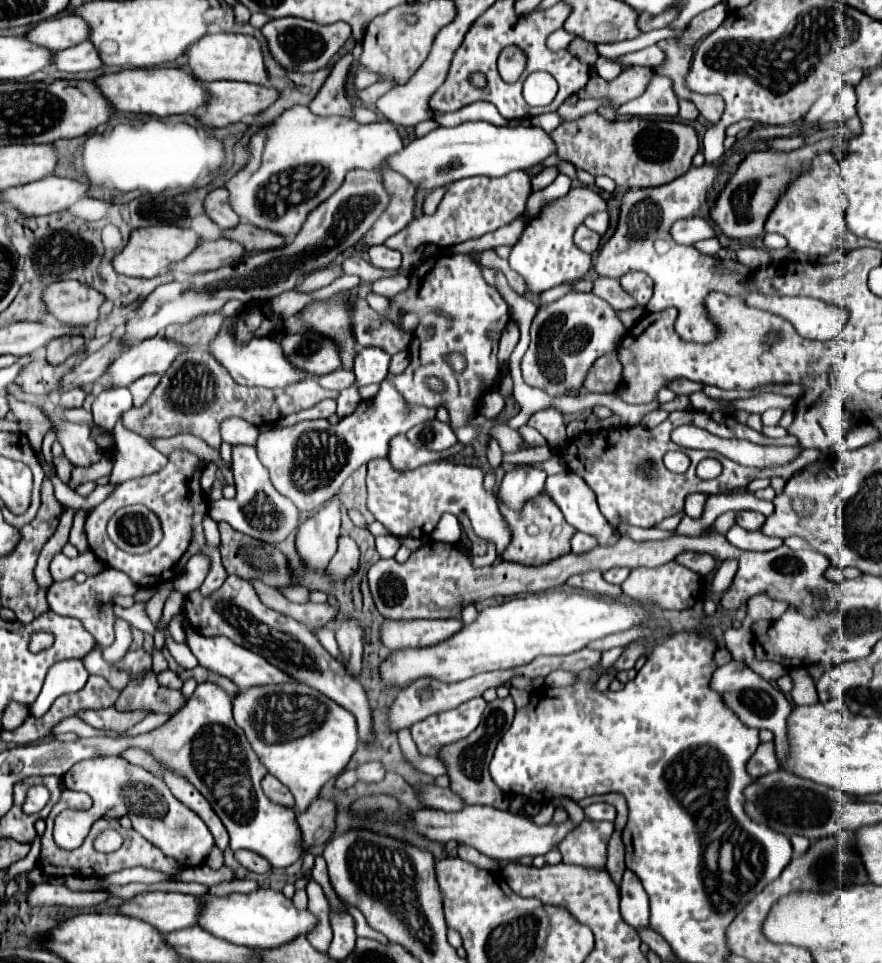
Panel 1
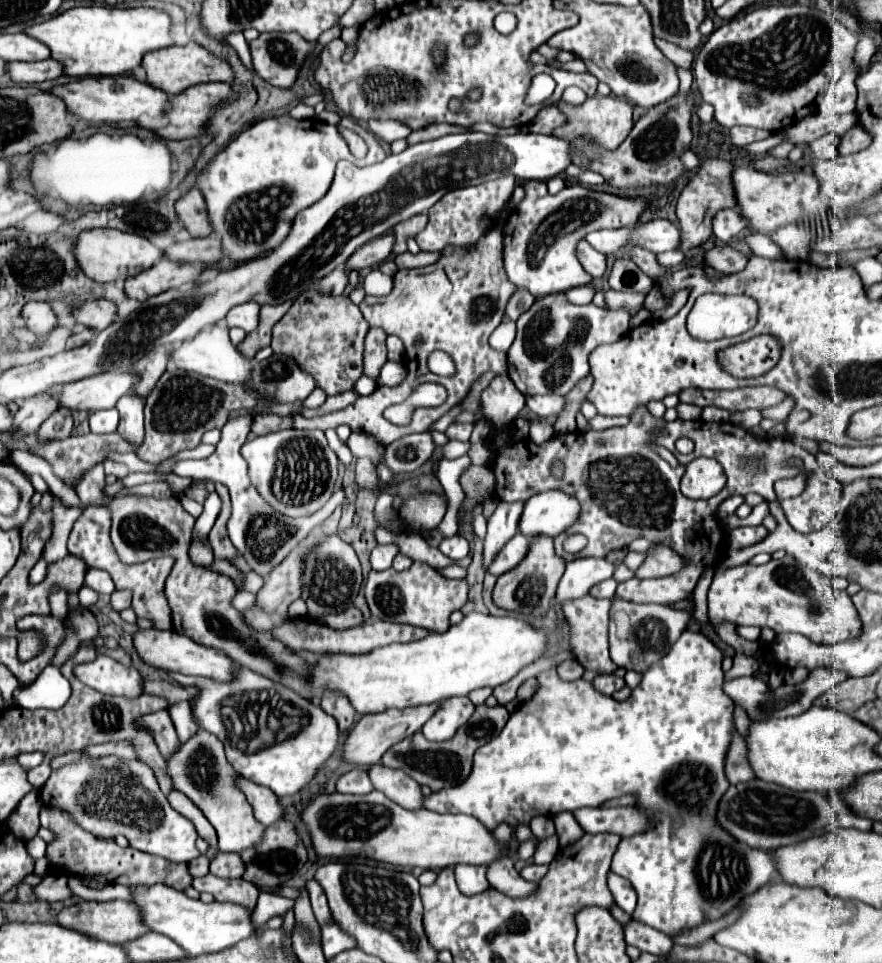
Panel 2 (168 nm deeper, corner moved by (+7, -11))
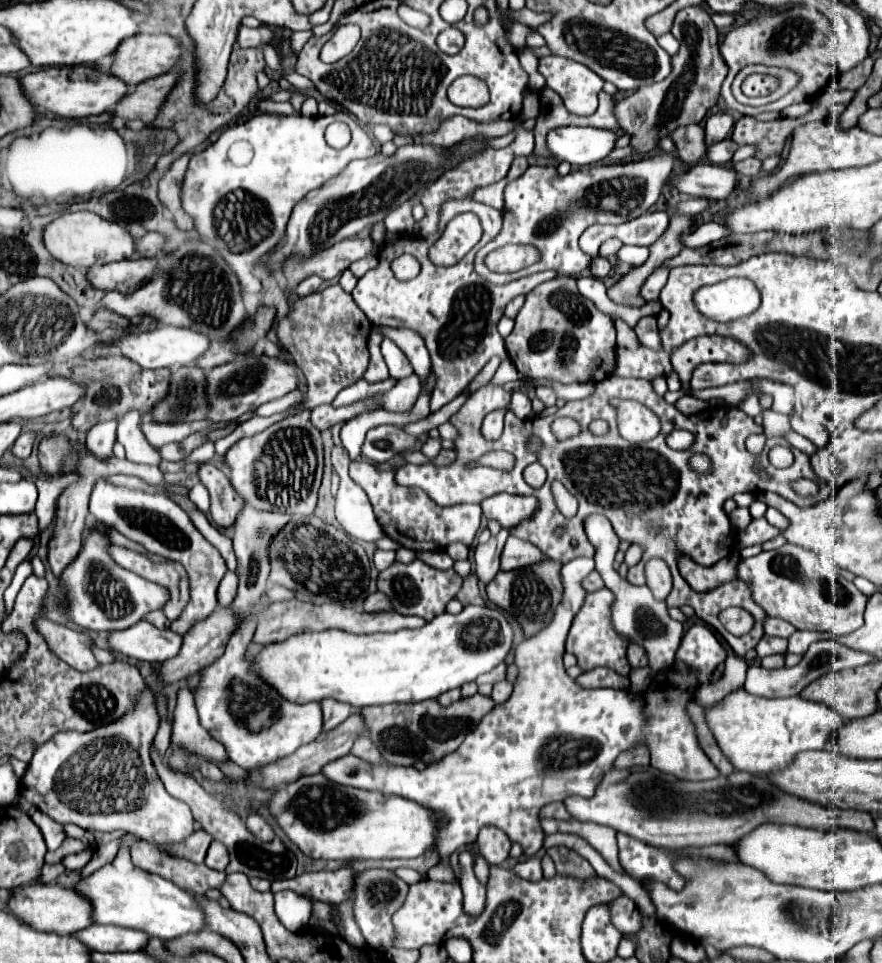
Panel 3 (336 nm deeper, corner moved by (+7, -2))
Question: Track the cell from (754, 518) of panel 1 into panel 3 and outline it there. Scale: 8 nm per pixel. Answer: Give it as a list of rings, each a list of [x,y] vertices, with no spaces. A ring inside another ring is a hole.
[[[764,517],[762,519],[752,519],[752,523],[738,533],[738,543],[742,547],[756,545],[756,543],[762,545],[762,543],[770,541],[776,535],[780,535],[780,529],[776,529],[774,525],[770,525]]]

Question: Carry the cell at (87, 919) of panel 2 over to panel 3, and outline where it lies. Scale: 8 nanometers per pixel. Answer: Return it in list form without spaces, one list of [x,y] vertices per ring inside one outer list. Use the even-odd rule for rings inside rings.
[[[30,885],[22,891],[16,891],[12,895],[12,901],[8,903],[8,911],[14,913],[18,919],[30,923],[32,927],[44,929],[44,931],[58,931],[58,935],[74,935],[94,923],[92,917],[92,905],[90,899],[78,893],[76,889],[64,889],[58,885]]]

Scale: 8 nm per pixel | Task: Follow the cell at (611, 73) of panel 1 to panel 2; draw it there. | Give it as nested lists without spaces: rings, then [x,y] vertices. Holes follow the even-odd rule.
[[[568,87],[565,89],[560,101],[570,103],[573,105],[582,104],[587,100],[587,96],[584,92],[577,91],[577,87]]]

